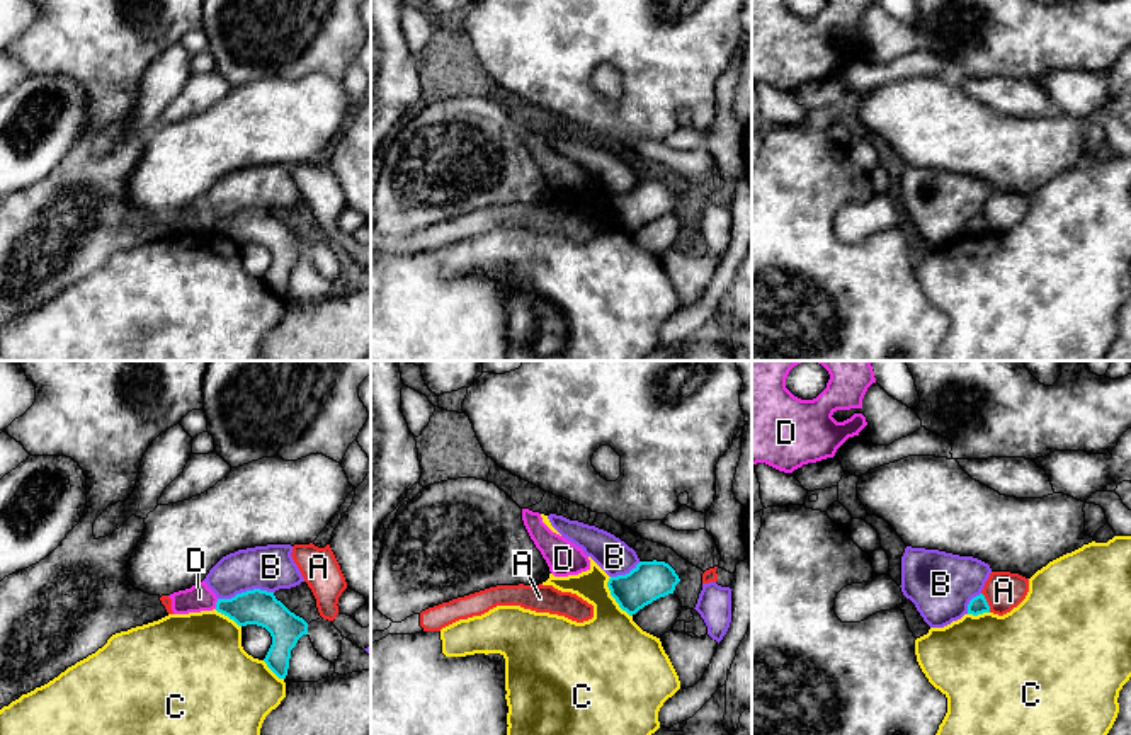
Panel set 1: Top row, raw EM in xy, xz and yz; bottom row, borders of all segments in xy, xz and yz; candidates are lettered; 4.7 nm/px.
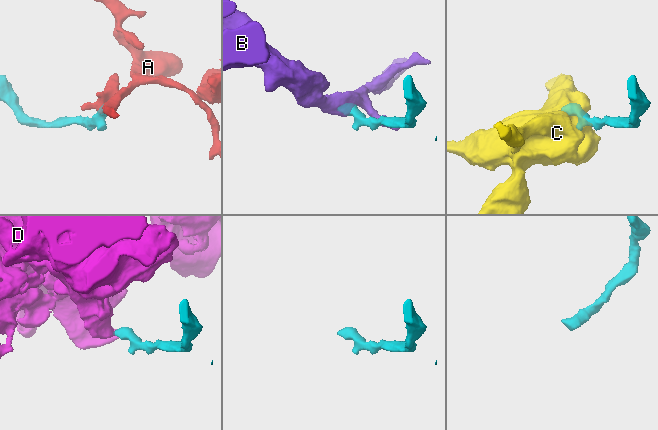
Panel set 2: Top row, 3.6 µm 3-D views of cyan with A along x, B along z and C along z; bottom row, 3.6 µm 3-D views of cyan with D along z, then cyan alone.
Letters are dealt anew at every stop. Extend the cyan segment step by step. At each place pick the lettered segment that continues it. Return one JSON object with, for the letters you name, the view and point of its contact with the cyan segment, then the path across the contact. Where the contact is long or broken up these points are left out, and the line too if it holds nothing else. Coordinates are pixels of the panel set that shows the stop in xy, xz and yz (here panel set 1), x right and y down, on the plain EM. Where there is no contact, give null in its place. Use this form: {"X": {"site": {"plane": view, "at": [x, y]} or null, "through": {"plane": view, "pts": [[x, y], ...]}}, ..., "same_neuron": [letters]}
{"same_neuron": []}

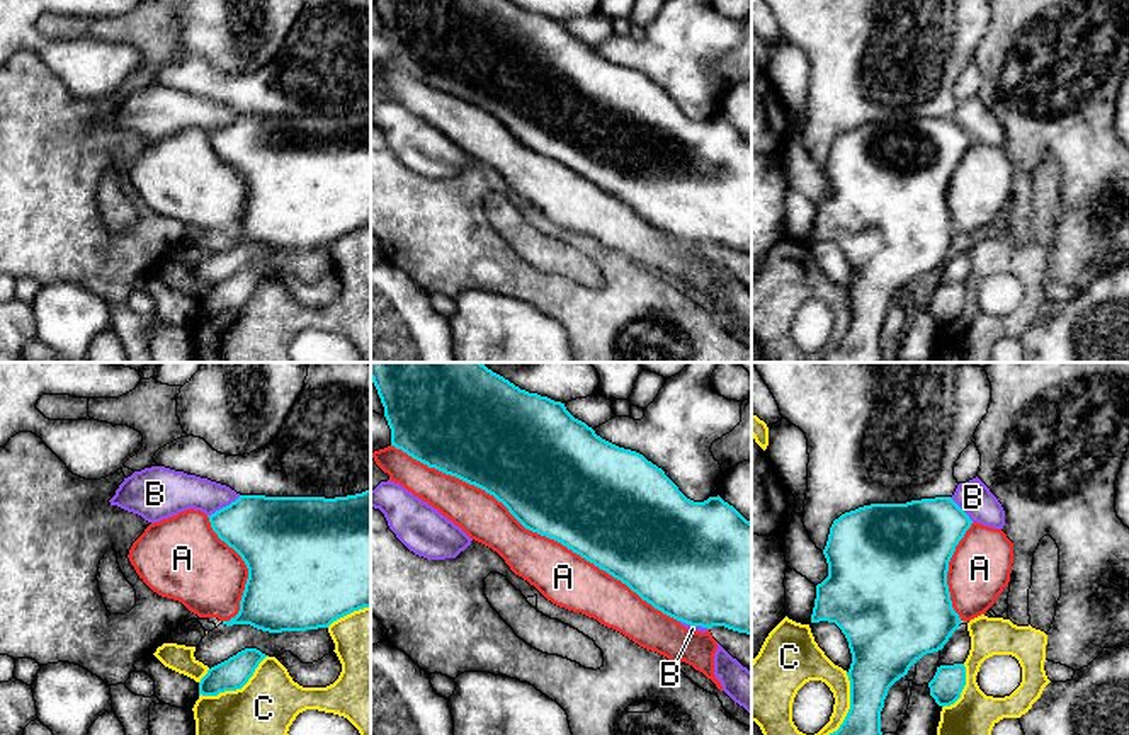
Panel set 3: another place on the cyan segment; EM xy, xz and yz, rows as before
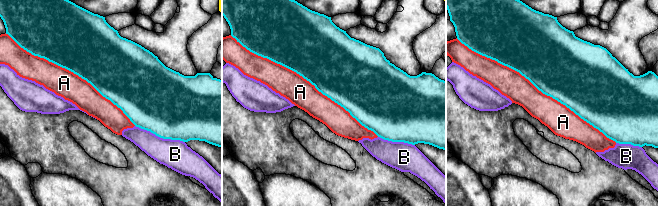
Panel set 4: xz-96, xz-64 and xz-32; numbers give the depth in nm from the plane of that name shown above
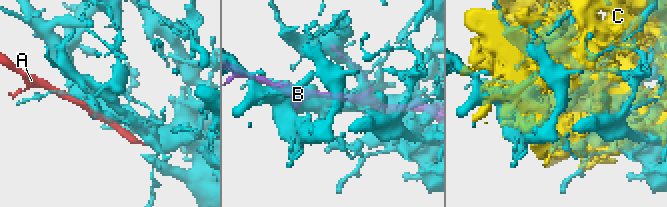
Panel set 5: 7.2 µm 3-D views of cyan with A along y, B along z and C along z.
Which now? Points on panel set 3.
{"A": {"site": {"plane": "xz", "at": [534, 150]}}, "same_neuron": ["A"]}

